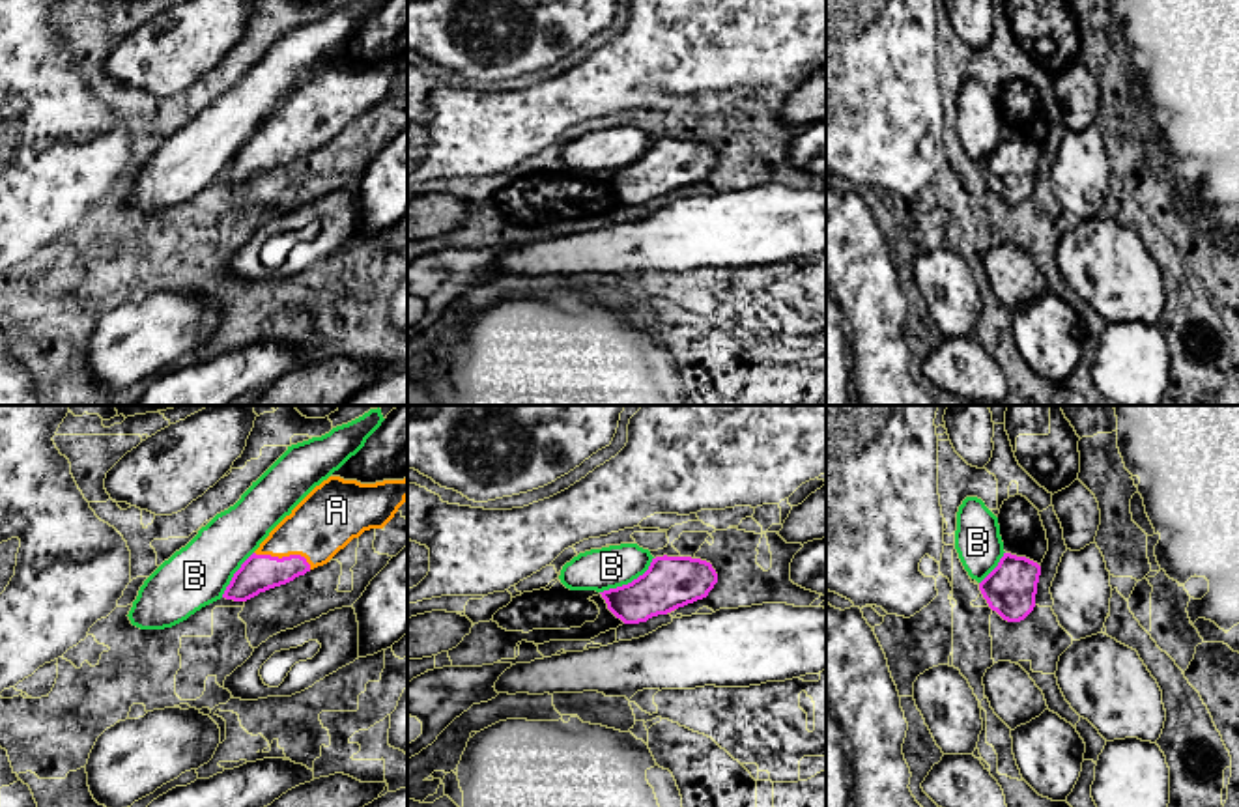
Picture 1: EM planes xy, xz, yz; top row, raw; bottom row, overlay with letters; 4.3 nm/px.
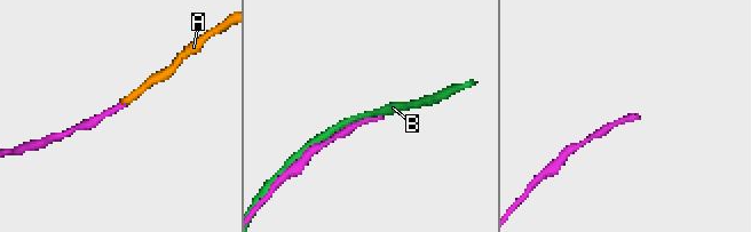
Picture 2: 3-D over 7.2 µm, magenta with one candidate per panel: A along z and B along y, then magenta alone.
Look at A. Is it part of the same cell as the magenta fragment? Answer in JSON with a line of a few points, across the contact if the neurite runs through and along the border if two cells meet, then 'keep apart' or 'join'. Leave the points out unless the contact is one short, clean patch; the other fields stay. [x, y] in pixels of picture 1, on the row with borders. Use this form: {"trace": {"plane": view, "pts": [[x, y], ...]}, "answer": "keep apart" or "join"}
{"answer": "join"}

